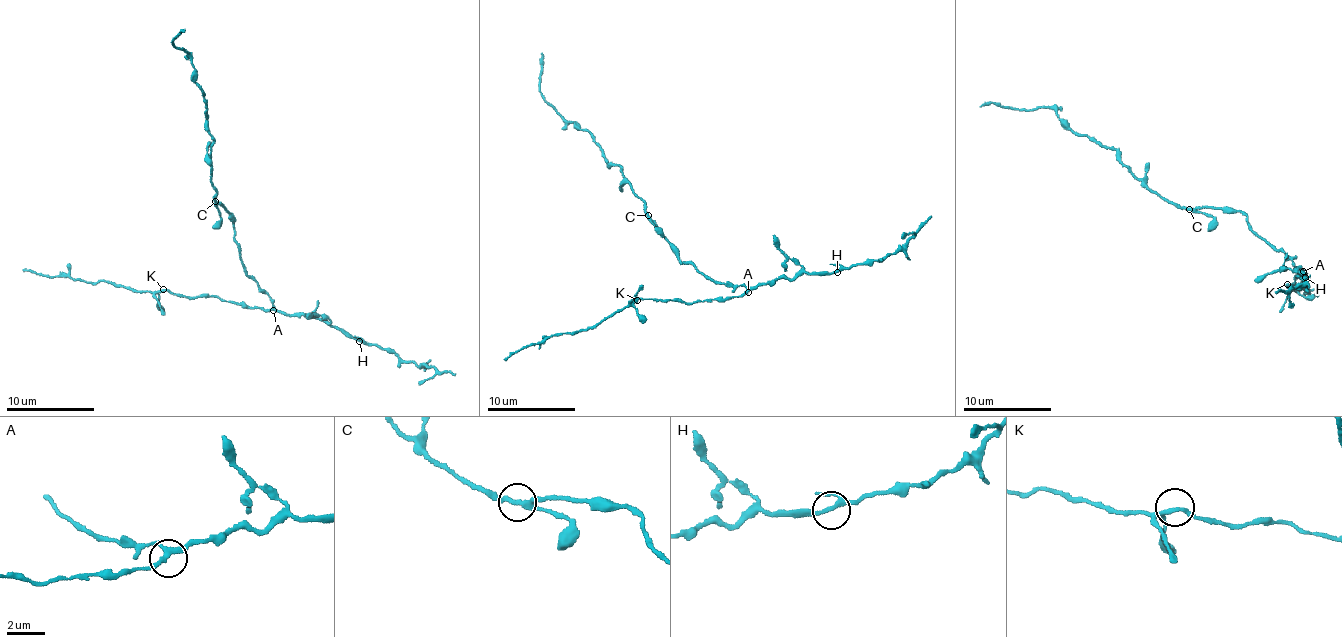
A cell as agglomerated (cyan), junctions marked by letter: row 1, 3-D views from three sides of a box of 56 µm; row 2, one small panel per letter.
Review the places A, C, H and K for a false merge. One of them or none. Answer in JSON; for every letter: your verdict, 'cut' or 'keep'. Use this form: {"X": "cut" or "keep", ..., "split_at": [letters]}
{"A": "keep", "C": "keep", "H": "keep", "K": "keep", "split_at": []}

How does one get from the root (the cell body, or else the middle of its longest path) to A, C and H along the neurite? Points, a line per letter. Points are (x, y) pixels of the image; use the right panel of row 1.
A: (1253, 232), (1265, 243), (1282, 251), (1293, 265), (1303, 271)
C: (1253, 232), (1248, 218), (1240, 212), (1188, 208)
H: (1253, 232), (1282, 251), (1300, 269), (1297, 271), (1300, 268), (1296, 267), (1301, 266), (1299, 272), (1305, 277)

